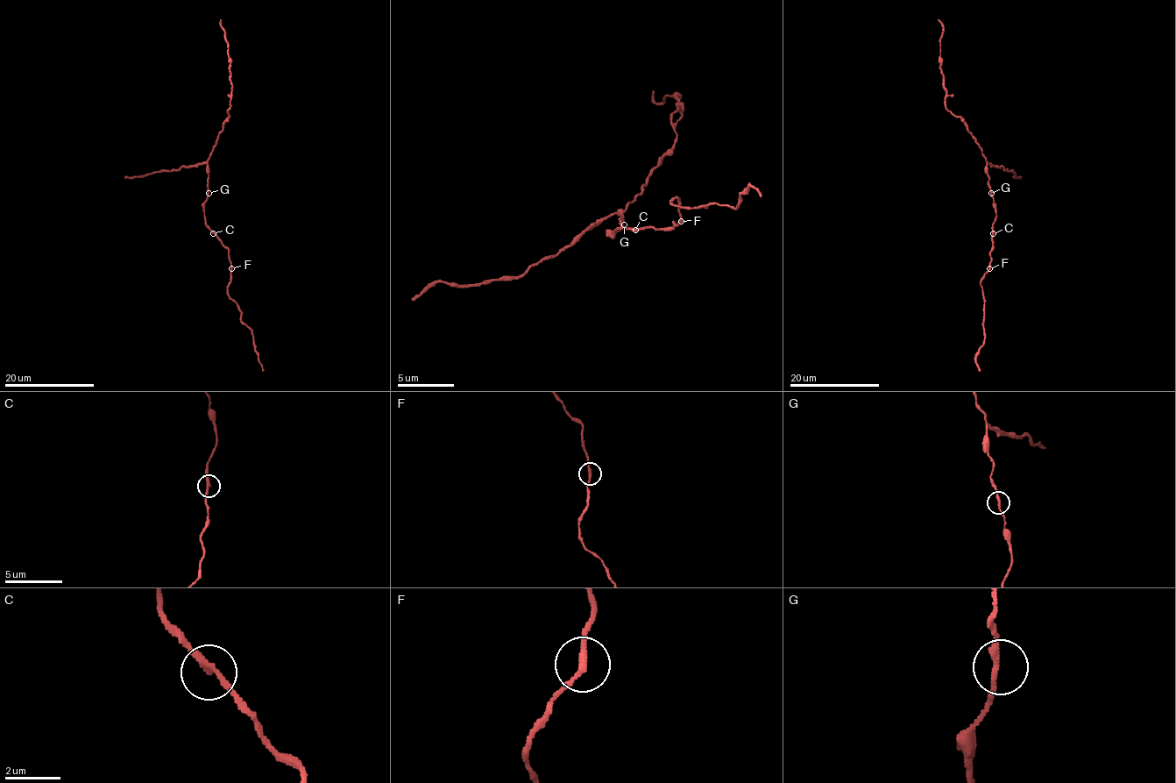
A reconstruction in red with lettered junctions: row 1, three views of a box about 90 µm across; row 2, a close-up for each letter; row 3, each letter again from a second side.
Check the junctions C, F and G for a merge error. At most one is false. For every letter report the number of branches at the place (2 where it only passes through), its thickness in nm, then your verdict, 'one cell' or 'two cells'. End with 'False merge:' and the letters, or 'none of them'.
C: 2 branches meet; 220 nm thick; one cell
F: 2 branches meet; 200 nm thick; one cell
G: 2 branches meet; 200 nm thick; one cell
False merge: none of them

